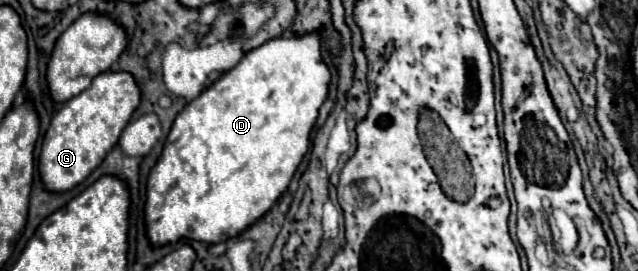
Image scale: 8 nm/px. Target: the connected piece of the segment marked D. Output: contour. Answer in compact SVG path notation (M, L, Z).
M310 32L264 42L264 46L244 54L212 88L194 98L176 116L162 154L148 174L144 224L150 246L164 246L178 240L226 242L266 214L288 188L292 174L308 152L310 130L328 96L328 82L330 70L320 56L320 36L318 32Z

